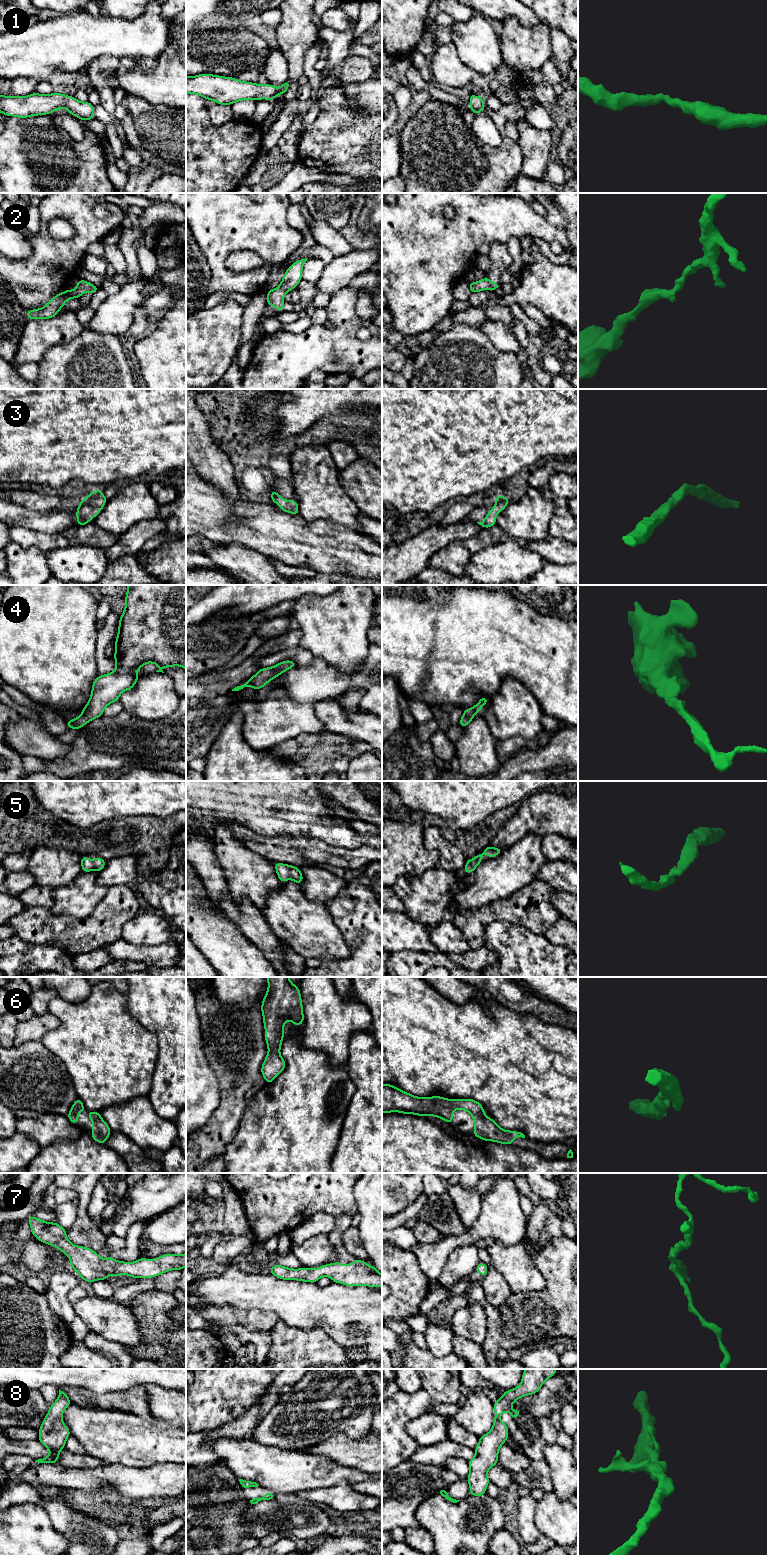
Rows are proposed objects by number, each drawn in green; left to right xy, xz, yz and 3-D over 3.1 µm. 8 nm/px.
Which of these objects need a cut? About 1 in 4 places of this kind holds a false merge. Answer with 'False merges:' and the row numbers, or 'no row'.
False merges: no row

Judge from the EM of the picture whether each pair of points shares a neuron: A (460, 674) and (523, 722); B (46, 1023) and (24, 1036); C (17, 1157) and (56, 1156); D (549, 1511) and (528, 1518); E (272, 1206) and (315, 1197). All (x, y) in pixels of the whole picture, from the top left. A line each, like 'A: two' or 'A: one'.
A: two
B: one
C: two
D: two
E: one

